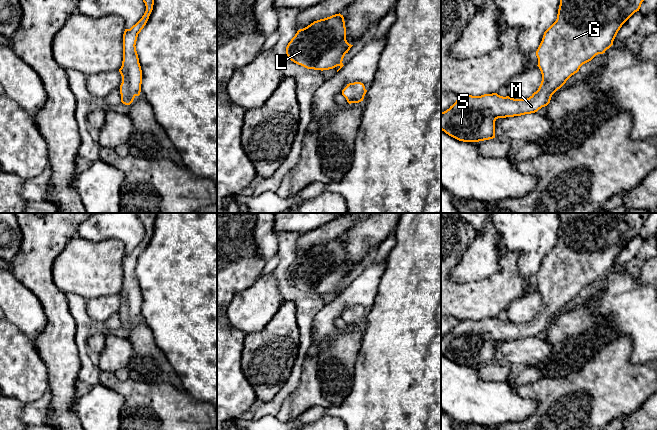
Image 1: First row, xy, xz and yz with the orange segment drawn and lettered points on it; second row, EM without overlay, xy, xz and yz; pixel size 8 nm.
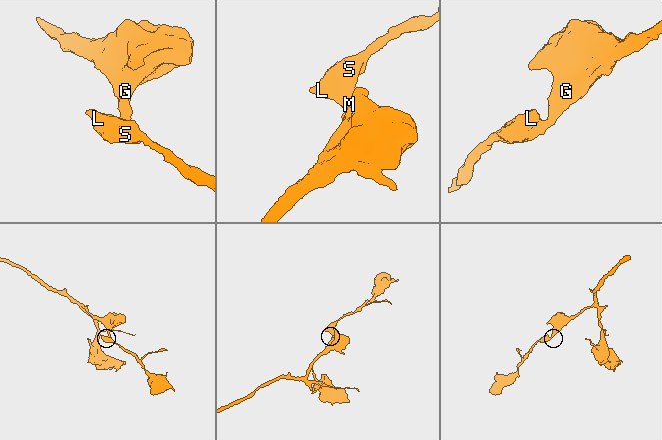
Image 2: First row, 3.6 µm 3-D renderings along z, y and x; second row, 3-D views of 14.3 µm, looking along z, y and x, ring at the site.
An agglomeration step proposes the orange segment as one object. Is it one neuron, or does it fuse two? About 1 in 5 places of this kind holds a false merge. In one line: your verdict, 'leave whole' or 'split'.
leave whole

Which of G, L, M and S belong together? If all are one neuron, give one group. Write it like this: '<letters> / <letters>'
G L M S

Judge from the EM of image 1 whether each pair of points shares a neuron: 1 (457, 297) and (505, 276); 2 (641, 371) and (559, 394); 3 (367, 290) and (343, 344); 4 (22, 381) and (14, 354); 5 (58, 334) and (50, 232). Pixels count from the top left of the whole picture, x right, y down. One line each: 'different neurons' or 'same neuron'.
1: same neuron
2: same neuron
3: different neurons
4: same neuron
5: same neuron

